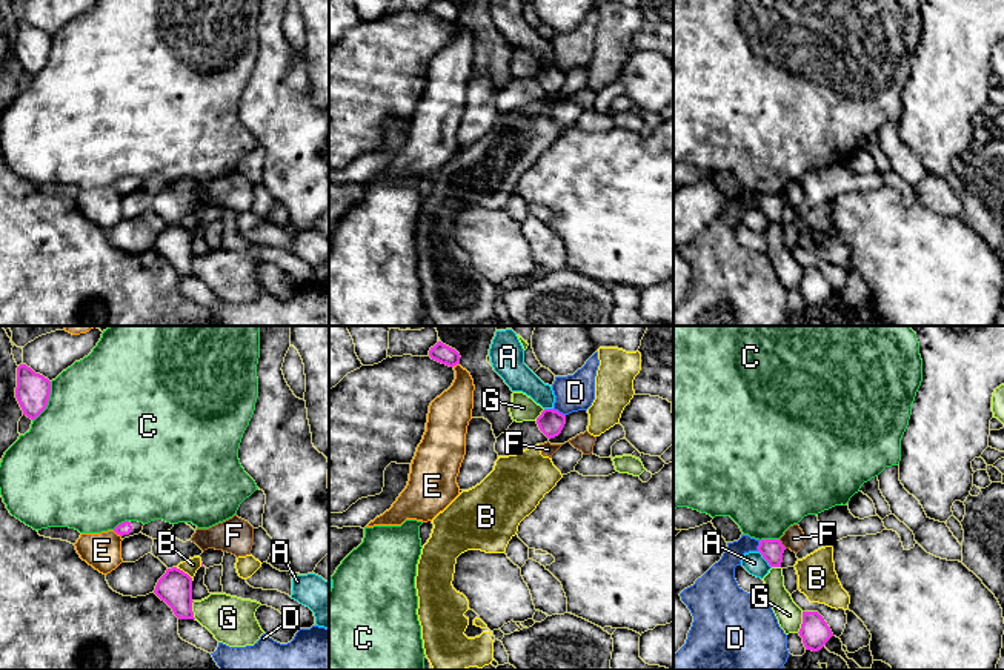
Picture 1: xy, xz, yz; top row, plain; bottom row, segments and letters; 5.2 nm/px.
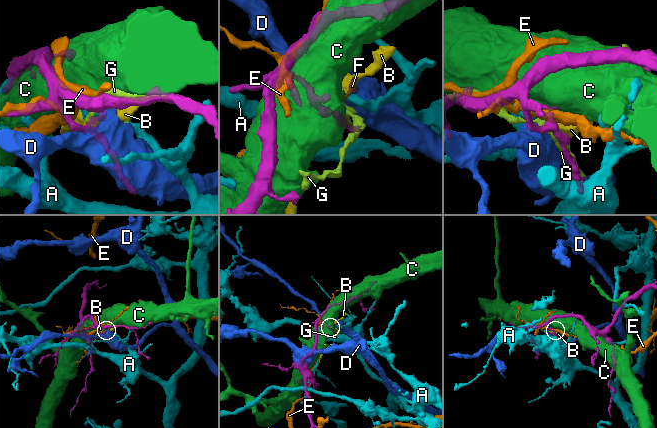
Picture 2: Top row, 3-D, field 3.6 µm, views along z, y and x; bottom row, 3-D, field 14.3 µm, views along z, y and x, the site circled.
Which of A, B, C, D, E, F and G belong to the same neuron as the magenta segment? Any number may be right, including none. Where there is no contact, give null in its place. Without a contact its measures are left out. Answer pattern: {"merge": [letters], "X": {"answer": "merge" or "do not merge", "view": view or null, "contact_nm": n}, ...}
{"merge": [], "A": {"answer": "do not merge", "view": "yz", "contact_nm": 120}, "B": {"answer": "do not merge", "view": "xy", "contact_nm": 120}, "C": {"answer": "do not merge", "view": "xy", "contact_nm": 220}, "D": {"answer": "do not merge", "view": "xz", "contact_nm": 80}, "E": {"answer": "do not merge", "view": "xy", "contact_nm": 60}, "F": {"answer": "do not merge", "view": "yz", "contact_nm": 60}, "G": {"answer": "do not merge", "view": "yz", "contact_nm": 120}}

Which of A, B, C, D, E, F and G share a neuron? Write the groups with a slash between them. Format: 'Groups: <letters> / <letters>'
Groups: A / B / C / D / E / F / G

